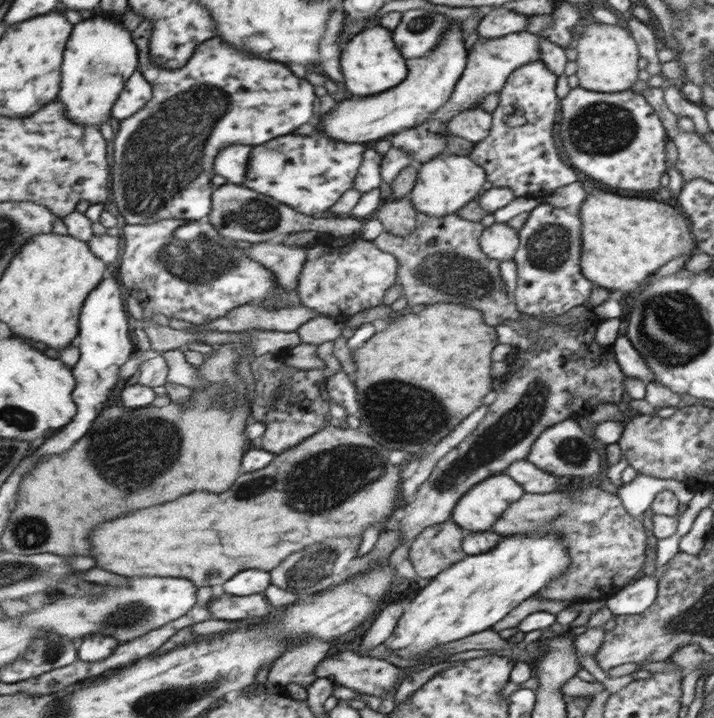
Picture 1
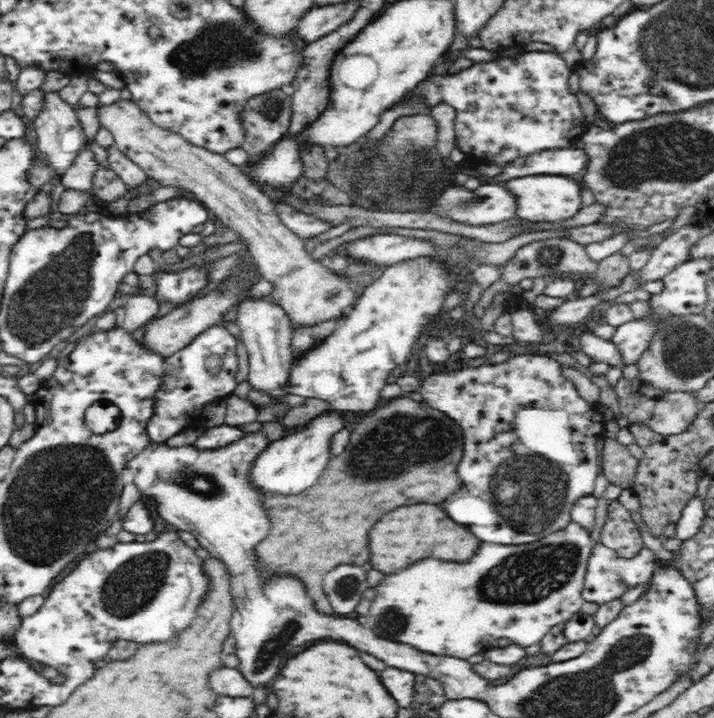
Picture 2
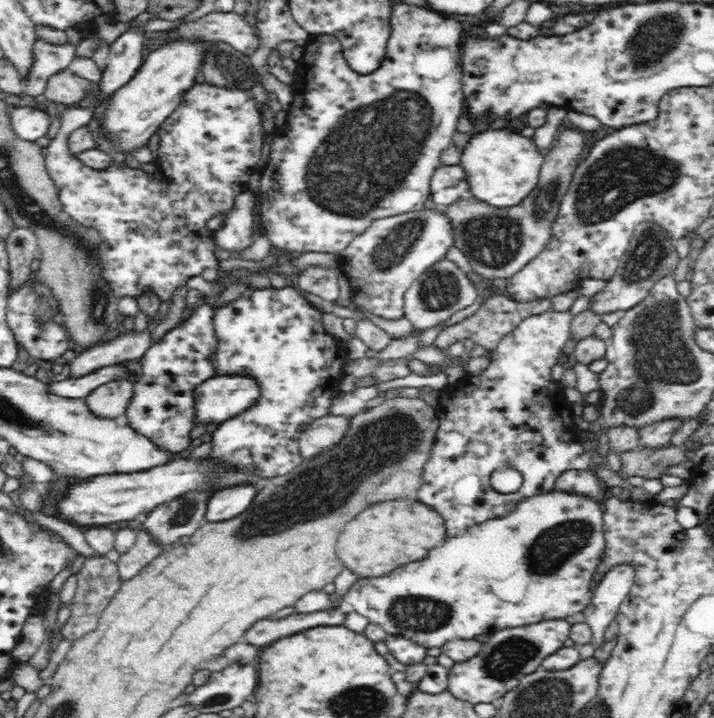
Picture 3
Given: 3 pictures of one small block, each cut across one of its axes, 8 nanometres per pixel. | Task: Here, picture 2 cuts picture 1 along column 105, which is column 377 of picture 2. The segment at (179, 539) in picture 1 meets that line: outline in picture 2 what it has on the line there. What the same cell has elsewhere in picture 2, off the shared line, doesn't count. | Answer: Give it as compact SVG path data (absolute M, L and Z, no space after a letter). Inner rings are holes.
M414 504L400 506L388 512L370 532L370 550L372 550L372 566L384 574L404 570L406 566L422 560L422 558L440 558L450 562L466 562L478 550L480 540L470 534L464 526L458 526L450 520L438 506L432 504Z

